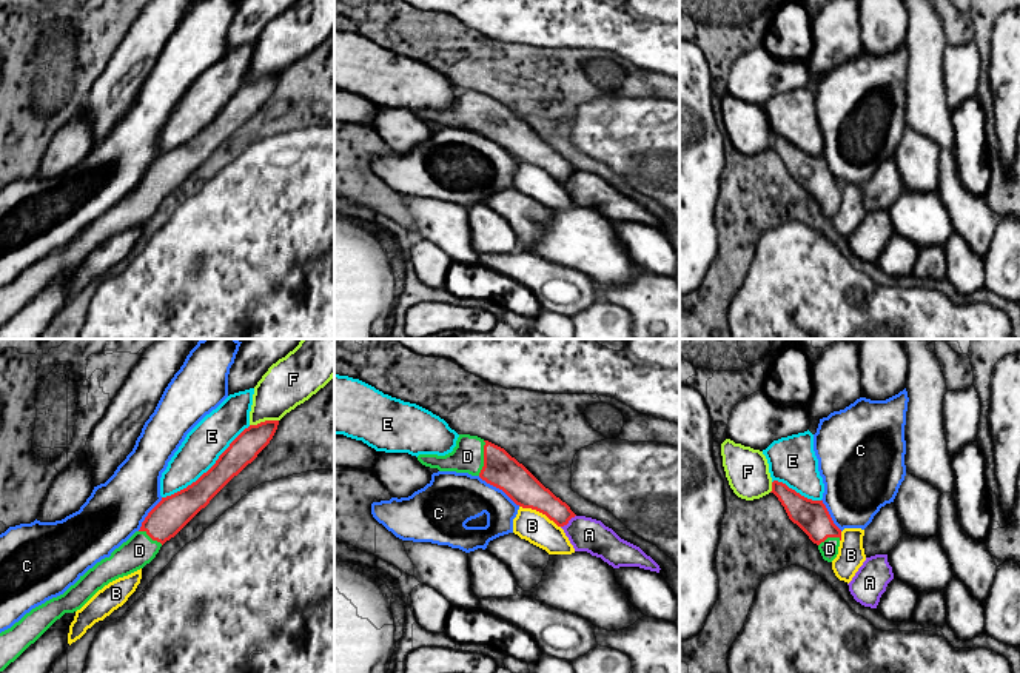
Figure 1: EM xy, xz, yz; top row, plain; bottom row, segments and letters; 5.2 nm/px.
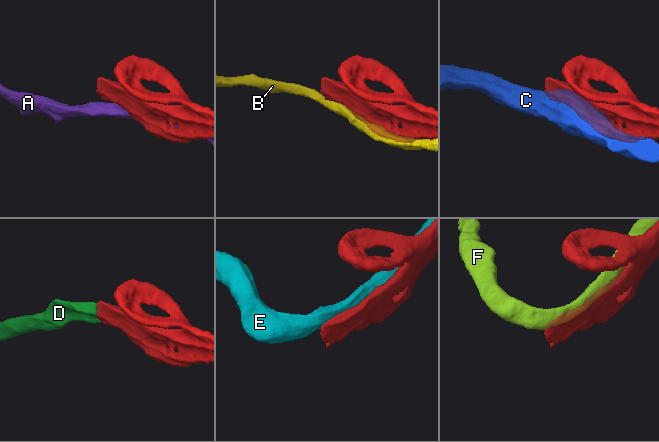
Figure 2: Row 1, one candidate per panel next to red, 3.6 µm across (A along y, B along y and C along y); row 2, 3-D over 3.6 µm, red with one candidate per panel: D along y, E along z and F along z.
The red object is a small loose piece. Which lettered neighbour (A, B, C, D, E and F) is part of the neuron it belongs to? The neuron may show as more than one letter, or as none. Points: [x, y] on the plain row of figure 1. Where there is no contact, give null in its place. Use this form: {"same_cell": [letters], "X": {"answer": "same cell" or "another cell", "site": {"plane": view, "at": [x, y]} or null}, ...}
{"same_cell": ["D"], "A": {"answer": "another cell", "site": {"plane": "xz", "at": [567, 177]}}, "B": {"answer": "another cell", "site": {"plane": "xz", "at": [540, 167]}}, "C": {"answer": "another cell", "site": {"plane": "xz", "at": [499, 143]}}, "D": {"answer": "same cell", "site": {"plane": "xz", "at": [484, 113]}}, "E": {"answer": "another cell", "site": {"plane": "xy", "at": [208, 125]}}, "F": {"answer": "another cell", "site": {"plane": "xy", "at": [265, 76]}}}

